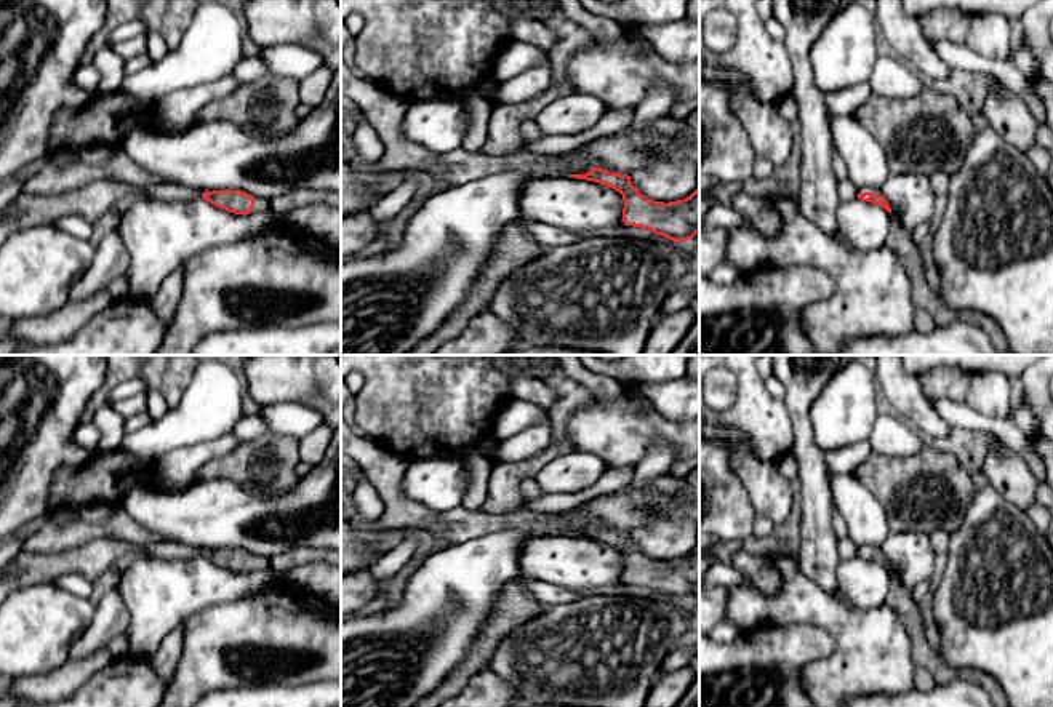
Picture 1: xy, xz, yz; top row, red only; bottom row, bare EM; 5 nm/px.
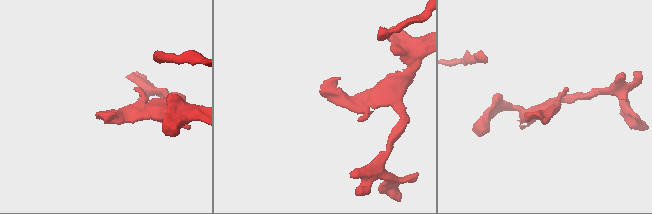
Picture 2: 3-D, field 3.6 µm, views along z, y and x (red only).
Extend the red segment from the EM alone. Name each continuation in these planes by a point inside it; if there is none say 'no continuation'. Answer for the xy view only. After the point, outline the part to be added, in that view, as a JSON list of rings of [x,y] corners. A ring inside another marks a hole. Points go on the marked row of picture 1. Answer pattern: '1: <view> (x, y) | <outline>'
1: xy (93, 200) | [[[94,181],[61,195],[21,194],[0,211],[0,246],[13,234],[38,224],[54,224],[61,216],[80,214],[94,222],[109,210],[122,208],[136,197],[154,200],[200,200],[205,189],[154,184],[138,186],[120,181]]]
2: xy (261, 203) | [[[254,197],[254,213],[262,213],[269,208],[269,200],[264,197]]]

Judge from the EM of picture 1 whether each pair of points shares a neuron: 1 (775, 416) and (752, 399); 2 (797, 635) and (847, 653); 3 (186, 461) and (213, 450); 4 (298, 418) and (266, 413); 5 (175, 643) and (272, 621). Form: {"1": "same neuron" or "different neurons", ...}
{"1": "same neuron", "2": "different neurons", "3": "same neuron", "4": "same neuron", "5": "different neurons"}

